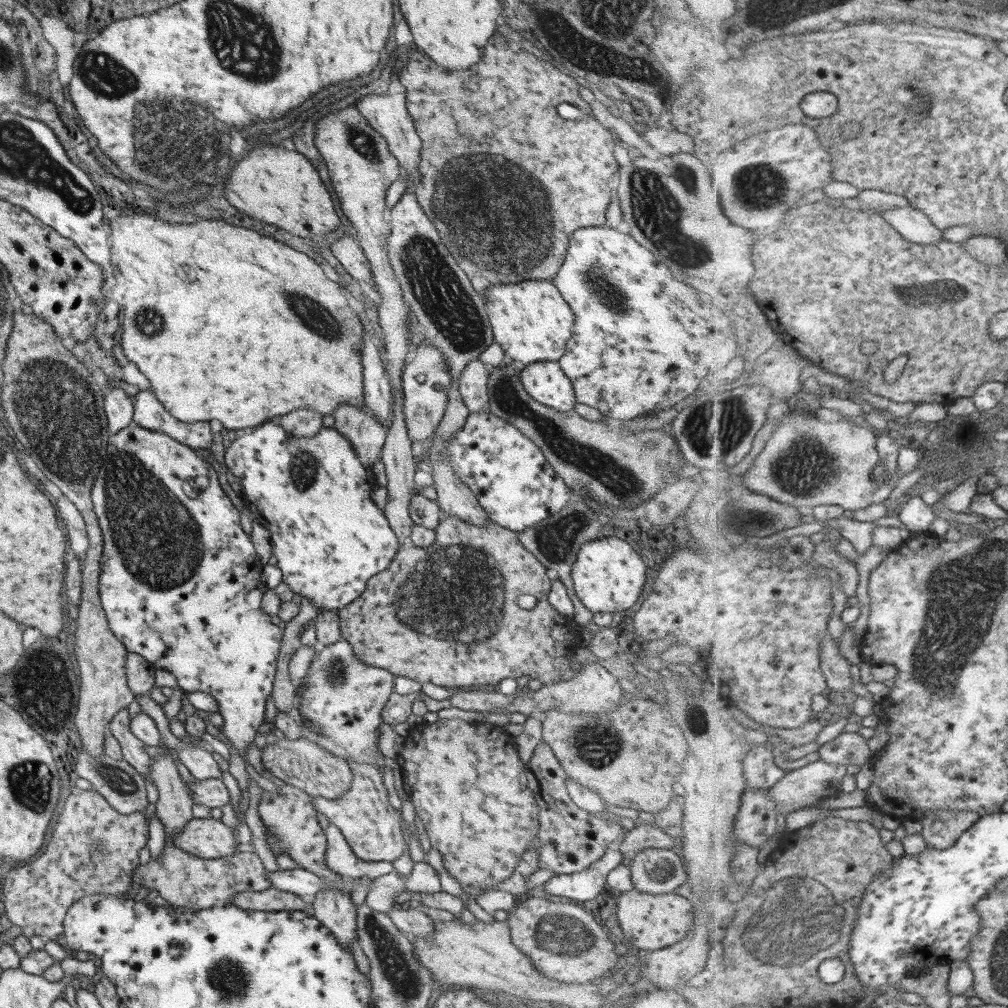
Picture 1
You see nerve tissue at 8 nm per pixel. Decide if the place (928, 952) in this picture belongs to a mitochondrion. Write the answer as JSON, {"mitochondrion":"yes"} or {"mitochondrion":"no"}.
{"mitochondrion":"no"}

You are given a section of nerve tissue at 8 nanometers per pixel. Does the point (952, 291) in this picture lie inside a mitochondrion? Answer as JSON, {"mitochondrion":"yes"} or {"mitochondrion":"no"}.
{"mitochondrion":"yes"}

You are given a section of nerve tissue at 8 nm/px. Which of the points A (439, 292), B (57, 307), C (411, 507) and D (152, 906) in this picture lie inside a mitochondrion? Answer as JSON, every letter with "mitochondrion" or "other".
{"A":"mitochondrion","B":"other","C":"other","D":"other"}

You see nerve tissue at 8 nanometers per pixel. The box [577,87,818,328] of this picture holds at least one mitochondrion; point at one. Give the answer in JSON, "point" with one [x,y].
{"point":[651,201]}

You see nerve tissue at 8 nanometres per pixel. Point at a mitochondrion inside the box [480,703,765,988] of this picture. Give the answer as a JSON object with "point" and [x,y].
{"point":[557,934]}

